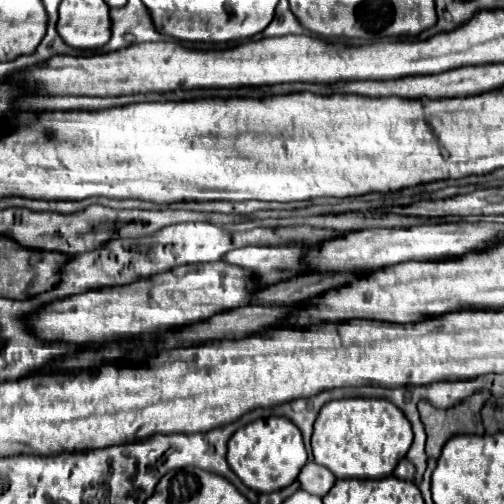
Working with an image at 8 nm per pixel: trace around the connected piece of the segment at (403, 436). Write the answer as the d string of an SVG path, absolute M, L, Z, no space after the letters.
M344 398L324 404L324 408L318 412L312 434L312 450L316 462L332 470L336 478L386 478L392 474L396 464L406 456L410 444L412 428L404 412L396 408L392 402L378 398Z

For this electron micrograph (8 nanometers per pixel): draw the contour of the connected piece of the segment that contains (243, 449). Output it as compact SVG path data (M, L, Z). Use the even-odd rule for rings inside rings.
M284 416L260 418L240 428L228 442L228 464L236 476L258 494L290 486L306 464L306 448L300 430Z

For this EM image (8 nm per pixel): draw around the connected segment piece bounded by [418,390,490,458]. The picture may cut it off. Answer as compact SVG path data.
M478 390L470 398L448 410L434 408L426 400L422 400L418 404L418 412L428 434L426 454L438 458L446 440L456 434L482 434L484 430L480 424L480 408L484 406L486 398L490 398L490 392Z

